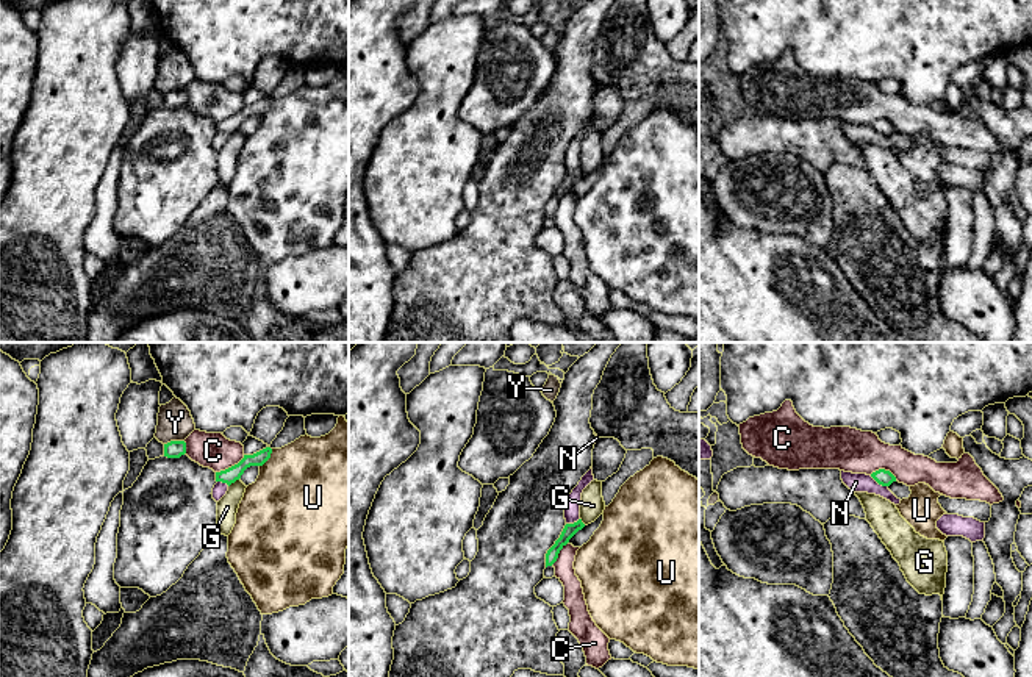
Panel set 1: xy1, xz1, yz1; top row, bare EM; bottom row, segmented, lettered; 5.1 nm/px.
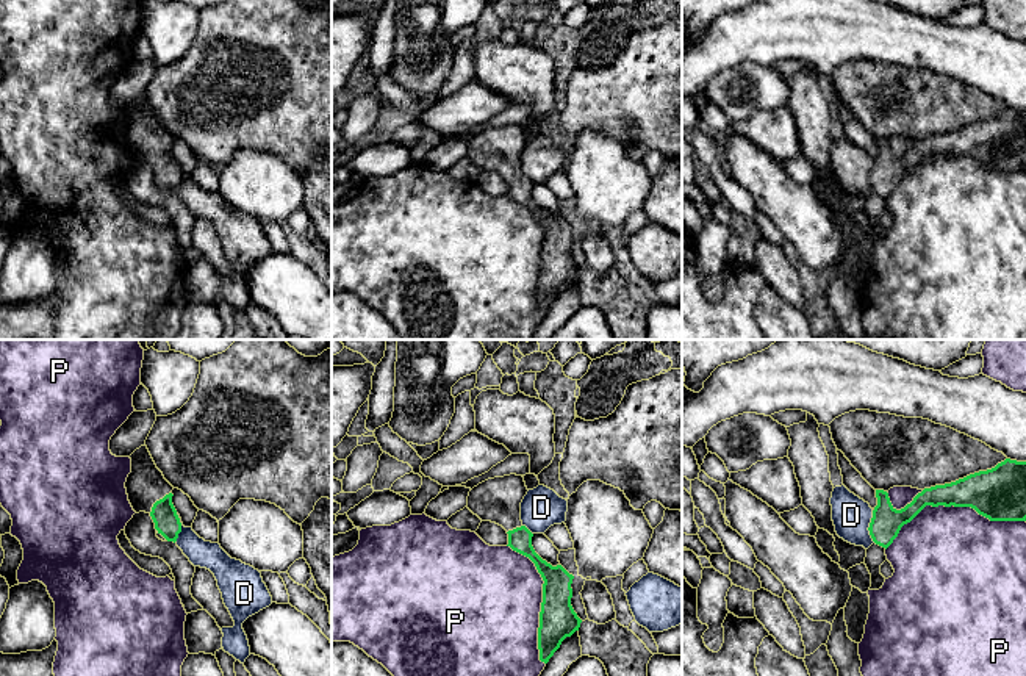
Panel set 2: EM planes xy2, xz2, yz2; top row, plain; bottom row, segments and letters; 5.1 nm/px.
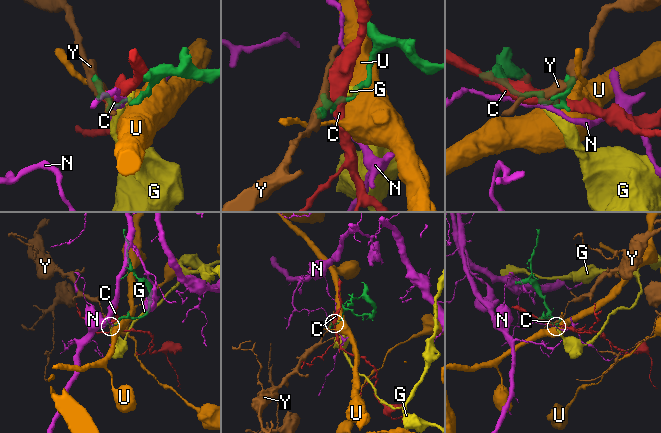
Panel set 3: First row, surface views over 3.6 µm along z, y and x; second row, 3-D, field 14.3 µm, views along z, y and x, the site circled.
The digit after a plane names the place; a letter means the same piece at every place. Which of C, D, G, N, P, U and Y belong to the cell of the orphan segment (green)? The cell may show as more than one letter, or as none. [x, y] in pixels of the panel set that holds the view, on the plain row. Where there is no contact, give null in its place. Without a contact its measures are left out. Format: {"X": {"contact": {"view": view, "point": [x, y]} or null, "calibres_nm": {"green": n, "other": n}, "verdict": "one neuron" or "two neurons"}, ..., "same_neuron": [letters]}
{"C": {"contact": {"view": "xy1", "point": [232, 116]}, "calibres_nm": {"green": 80, "other": 180}, "verdict": "two neurons"}, "D": {"contact": {"view": "yz2", "point": [870, 176]}, "calibres_nm": {"green": 160, "other": 200}, "verdict": "two neurons"}, "G": {"contact": {"view": "xy1", "point": [233, 132]}, "calibres_nm": {"green": 80, "other": 110}, "verdict": "two neurons"}, "N": {"contact": {"view": "yz1", "point": [879, 133]}, "calibres_nm": {"green": 80, "other": 100}, "verdict": "two neurons"}, "P": {"contact": {"view": "yz2", "point": [951, 154]}, "calibres_nm": {"green": 260, "other": 480}, "verdict": "two neurons"}, "U": {"contact": {"view": "xy1", "point": [268, 108]}, "calibres_nm": {"green": 80, "other": 500}, "verdict": "two neurons"}, "Y": {"contact": {"view": "xy1", "point": [174, 91]}, "calibres_nm": {"green": 90, "other": 180}, "verdict": "two neurons"}, "same_neuron": []}

